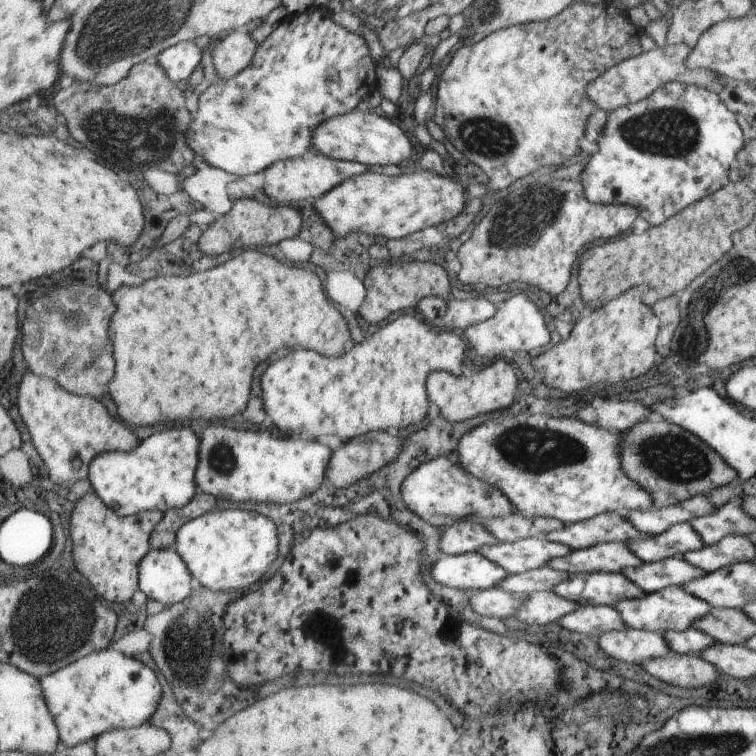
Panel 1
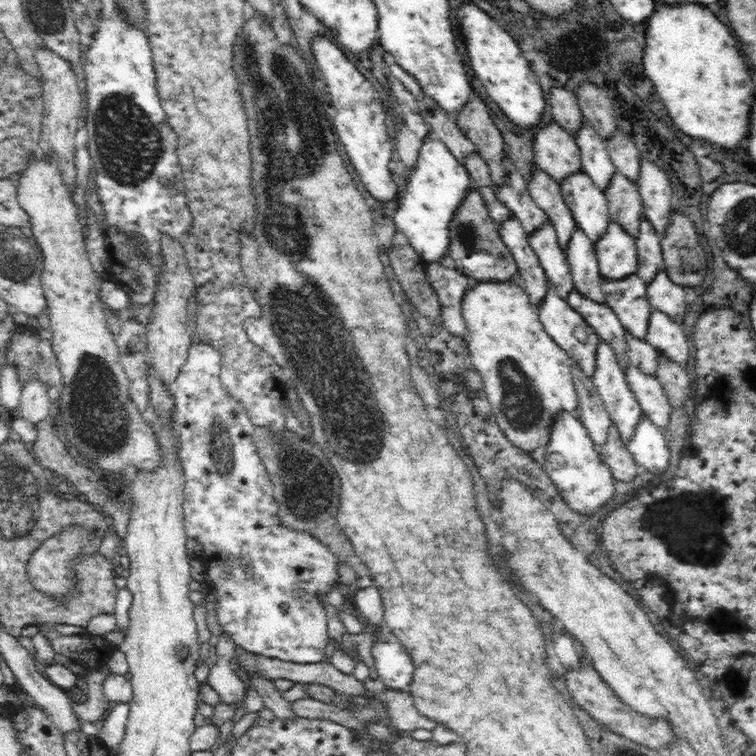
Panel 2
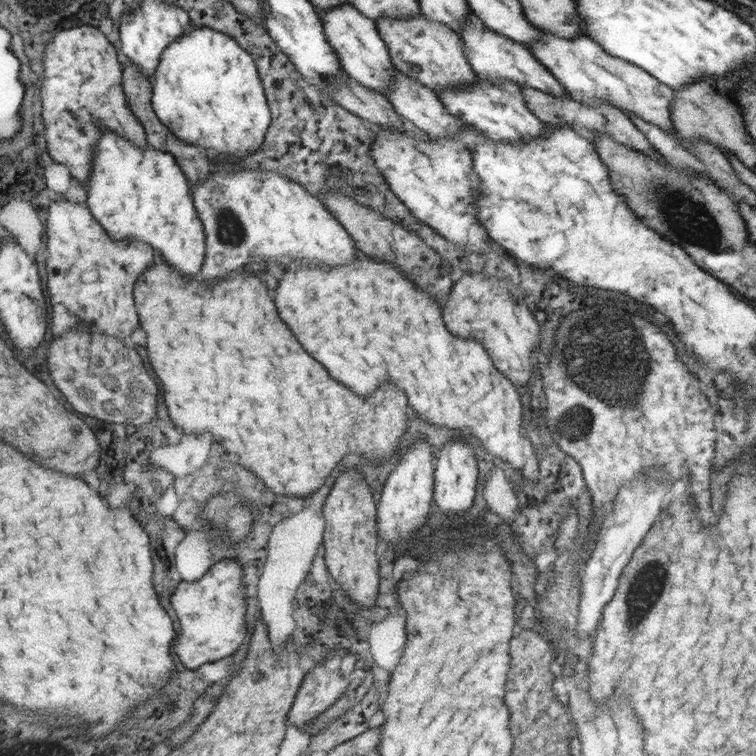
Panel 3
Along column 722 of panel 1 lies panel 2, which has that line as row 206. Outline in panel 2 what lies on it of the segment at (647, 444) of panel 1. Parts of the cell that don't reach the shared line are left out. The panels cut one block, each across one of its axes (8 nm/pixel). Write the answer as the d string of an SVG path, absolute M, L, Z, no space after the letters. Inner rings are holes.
M474 188L468 190L466 198L458 204L458 210L454 212L454 218L450 220L450 246L447 247L447 256L450 256L456 263L456 268L473 282L488 282L488 280L497 280L497 282L508 282L512 280L512 275L517 270L517 265L510 249L501 241L499 236L499 225L493 221L489 209L478 191Z

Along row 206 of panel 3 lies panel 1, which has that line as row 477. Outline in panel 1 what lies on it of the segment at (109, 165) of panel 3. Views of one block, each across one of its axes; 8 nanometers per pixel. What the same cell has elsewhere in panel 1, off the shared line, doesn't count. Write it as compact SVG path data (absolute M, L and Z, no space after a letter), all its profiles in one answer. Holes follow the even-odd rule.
M170 428L148 437L132 452L109 451L96 458L91 466L90 480L94 491L101 495L110 507L123 517L137 516L140 513L159 510L164 514L169 510L184 509L197 496L200 489L197 483L198 469L201 466L202 442L192 428Z

